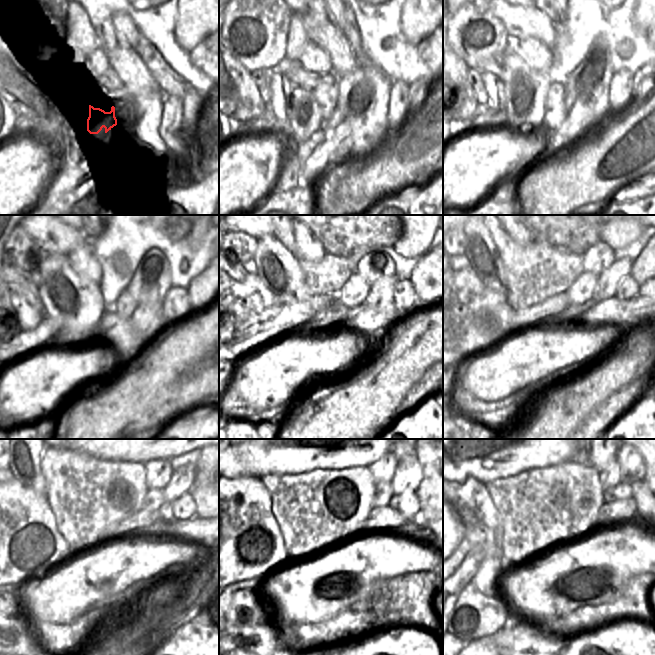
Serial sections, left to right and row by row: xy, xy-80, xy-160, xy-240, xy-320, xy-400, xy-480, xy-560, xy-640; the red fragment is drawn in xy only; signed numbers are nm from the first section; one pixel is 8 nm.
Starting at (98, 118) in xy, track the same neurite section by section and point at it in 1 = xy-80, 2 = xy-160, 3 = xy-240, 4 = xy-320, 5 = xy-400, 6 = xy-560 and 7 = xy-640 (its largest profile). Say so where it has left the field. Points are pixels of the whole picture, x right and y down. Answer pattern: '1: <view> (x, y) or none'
1: xy-80 (338, 115)
2: xy-160 (570, 95)
3: xy-240 (125, 305)
4: xy-320 (353, 293)
5: xy-400 (581, 290)
6: xy-560 (383, 490)
7: xy-640 (611, 476)

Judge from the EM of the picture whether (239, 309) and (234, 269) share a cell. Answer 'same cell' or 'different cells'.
different cells

